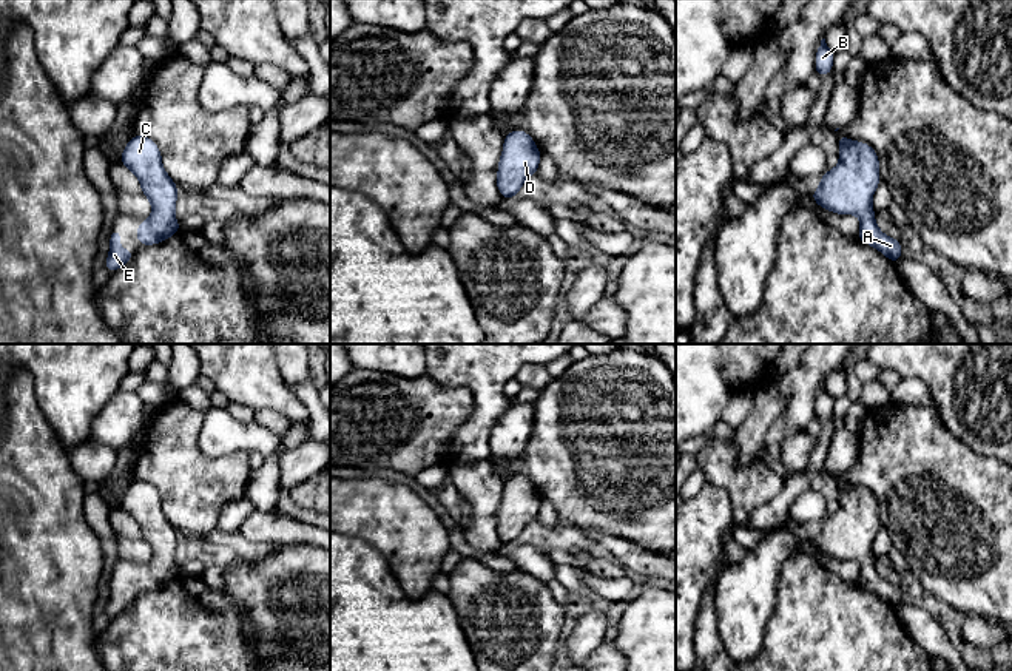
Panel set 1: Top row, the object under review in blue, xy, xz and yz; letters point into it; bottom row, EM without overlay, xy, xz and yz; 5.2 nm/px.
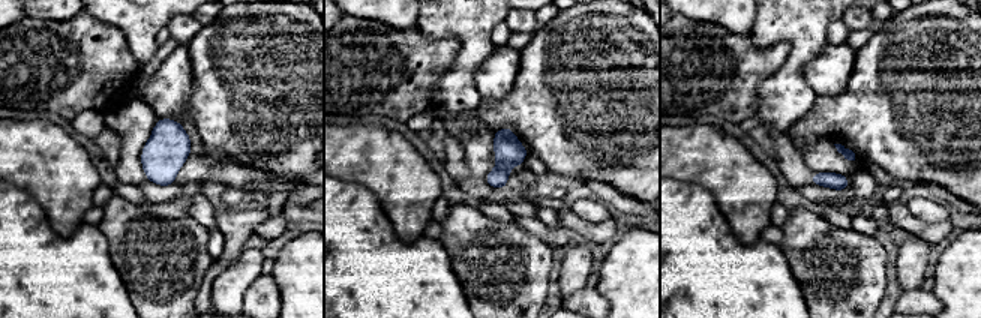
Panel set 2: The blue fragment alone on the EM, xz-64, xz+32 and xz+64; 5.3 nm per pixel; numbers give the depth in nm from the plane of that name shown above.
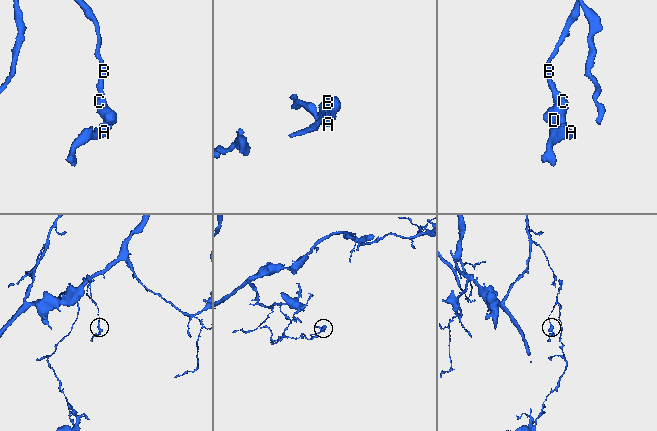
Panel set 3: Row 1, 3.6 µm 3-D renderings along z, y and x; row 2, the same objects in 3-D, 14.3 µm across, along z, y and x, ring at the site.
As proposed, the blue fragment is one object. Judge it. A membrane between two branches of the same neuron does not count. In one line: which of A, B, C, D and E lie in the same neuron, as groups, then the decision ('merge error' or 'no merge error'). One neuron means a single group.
A B C D E | no merge error

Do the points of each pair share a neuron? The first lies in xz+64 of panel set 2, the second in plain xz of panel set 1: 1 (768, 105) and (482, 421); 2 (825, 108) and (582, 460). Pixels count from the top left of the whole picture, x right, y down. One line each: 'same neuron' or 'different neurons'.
1: same neuron
2: same neuron

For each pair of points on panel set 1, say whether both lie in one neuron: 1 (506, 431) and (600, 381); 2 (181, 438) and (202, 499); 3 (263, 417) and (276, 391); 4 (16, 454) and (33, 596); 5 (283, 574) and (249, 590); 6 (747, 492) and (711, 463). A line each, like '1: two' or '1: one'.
1: two
2: one
3: two
4: one
5: one
6: one

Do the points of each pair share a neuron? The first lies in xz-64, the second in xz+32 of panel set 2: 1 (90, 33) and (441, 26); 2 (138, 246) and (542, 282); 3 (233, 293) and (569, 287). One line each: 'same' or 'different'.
1: different
2: same
3: same

